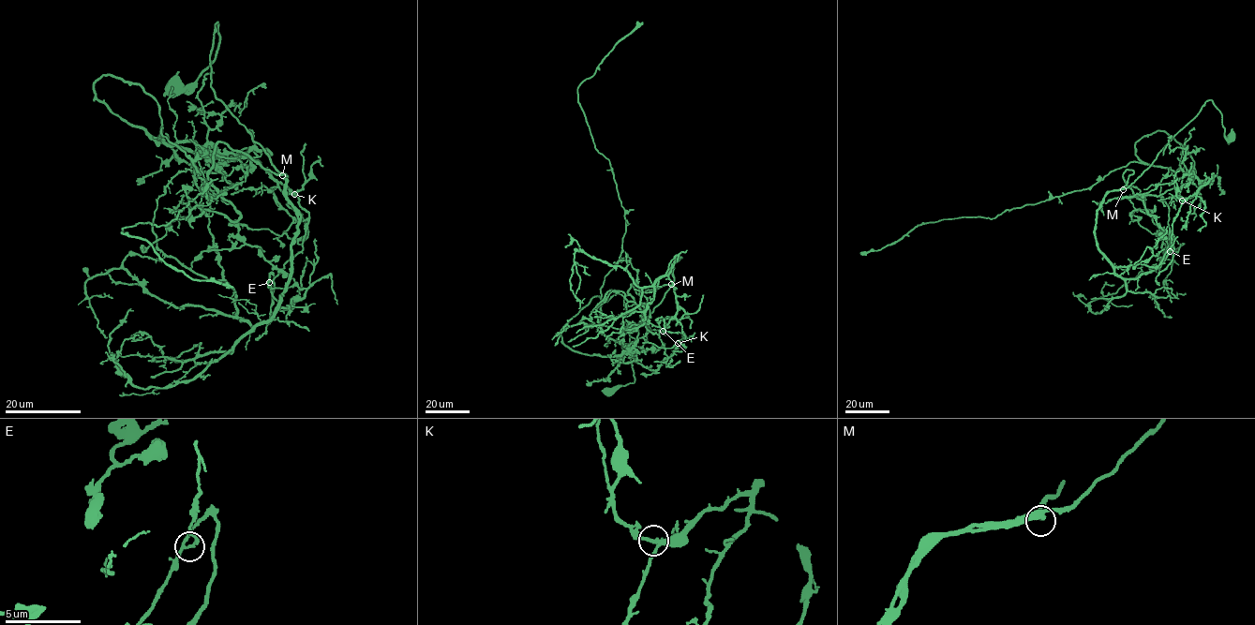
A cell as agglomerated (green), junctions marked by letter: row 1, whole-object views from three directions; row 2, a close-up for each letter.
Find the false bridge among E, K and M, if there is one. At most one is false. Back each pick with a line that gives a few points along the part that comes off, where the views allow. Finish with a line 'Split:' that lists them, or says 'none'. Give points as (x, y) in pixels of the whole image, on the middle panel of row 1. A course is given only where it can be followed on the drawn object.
E: course (664, 331), (686, 338), (656, 370), (603, 333), (600, 289), (622, 250), (625, 210), (577, 89), (642, 22)
Split: E

